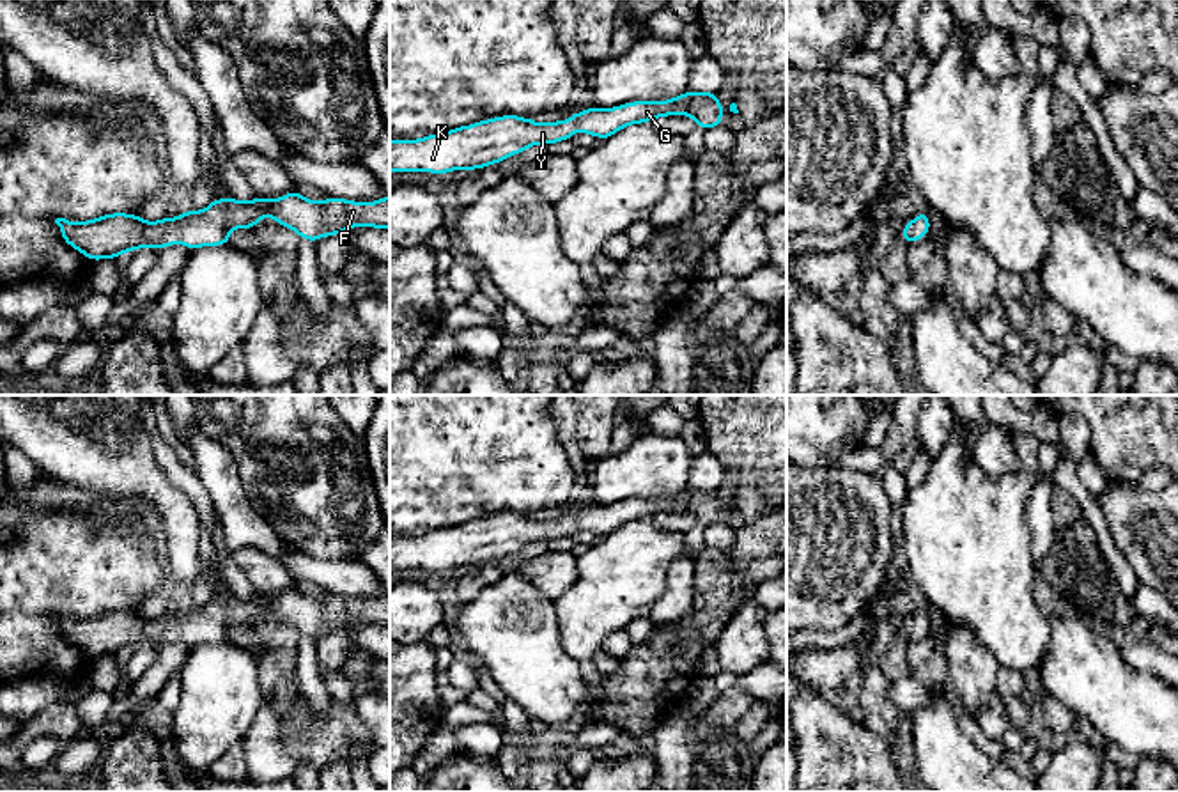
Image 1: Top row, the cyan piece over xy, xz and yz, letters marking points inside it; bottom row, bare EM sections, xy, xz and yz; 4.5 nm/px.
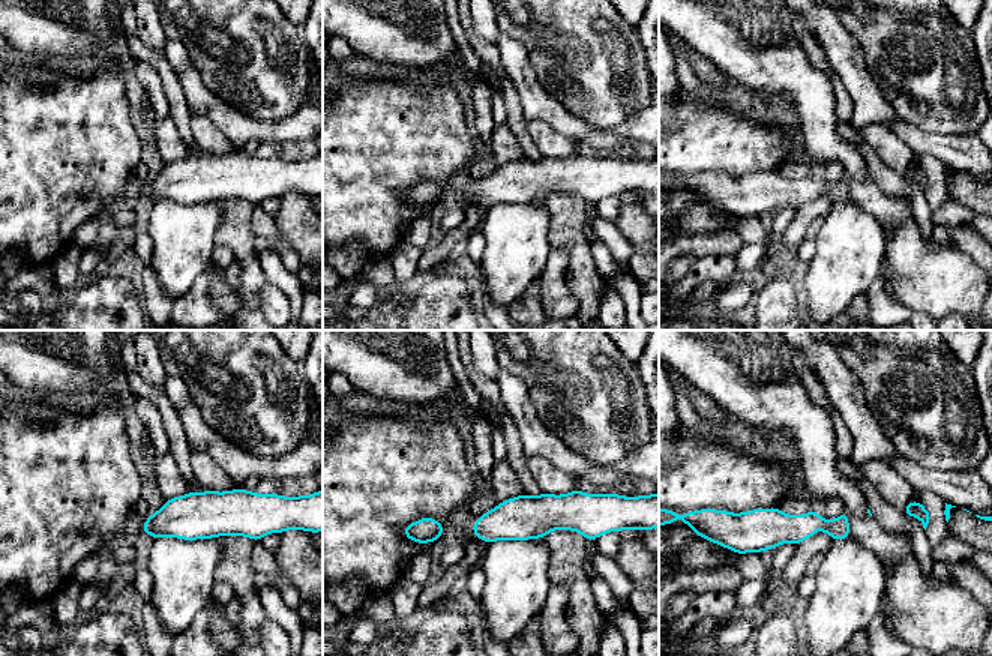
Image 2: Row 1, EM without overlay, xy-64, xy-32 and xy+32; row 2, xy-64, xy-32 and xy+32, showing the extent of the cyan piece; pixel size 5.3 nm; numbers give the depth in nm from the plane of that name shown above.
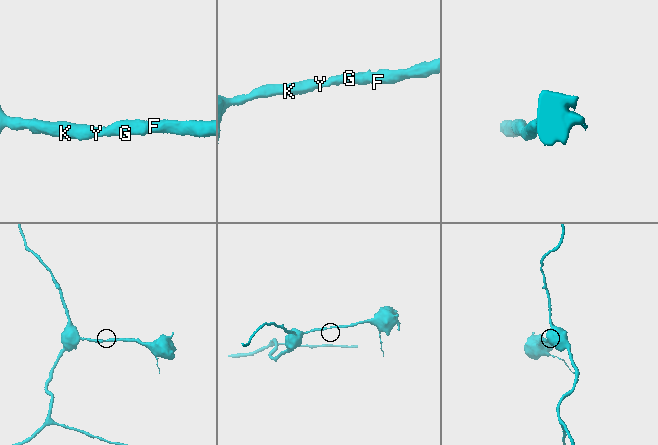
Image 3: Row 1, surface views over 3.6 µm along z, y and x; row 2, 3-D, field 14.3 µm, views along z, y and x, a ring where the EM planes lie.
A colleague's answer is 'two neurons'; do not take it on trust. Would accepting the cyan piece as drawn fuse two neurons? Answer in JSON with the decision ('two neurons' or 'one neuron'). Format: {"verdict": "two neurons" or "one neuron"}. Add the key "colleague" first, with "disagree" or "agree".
{"colleague": "disagree", "verdict": "one neuron"}

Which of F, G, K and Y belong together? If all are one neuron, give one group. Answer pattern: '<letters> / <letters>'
F G K Y

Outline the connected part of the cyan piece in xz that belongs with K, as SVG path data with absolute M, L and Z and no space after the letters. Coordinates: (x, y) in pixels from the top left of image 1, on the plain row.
M686 487L666 498L631 498L606 507L590 503L567 517L546 521L500 512L418 537L390 537L390 569L475 569L539 540L570 537L576 528L606 537L631 521L652 519L663 512L693 514L707 528L721 523L723 503L717 489Z

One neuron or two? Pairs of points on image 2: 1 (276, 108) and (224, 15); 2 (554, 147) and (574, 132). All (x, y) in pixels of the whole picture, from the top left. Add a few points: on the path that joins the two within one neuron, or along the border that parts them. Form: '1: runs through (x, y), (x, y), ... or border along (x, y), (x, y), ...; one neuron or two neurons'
1: runs through (270, 86), (260, 65), (245, 50), (239, 38); one neuron
2: border along (536, 120), (545, 120), (575, 144); two neurons

